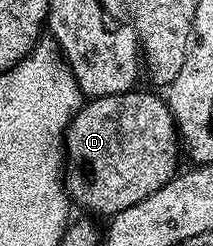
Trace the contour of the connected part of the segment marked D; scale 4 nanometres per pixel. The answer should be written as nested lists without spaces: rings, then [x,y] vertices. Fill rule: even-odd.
[[[133,89],[121,95],[107,95],[101,99],[89,98],[65,131],[66,176],[65,191],[71,202],[88,209],[93,216],[111,217],[138,205],[150,193],[158,193],[162,185],[176,178],[182,159],[182,140],[167,102],[148,91]]]

